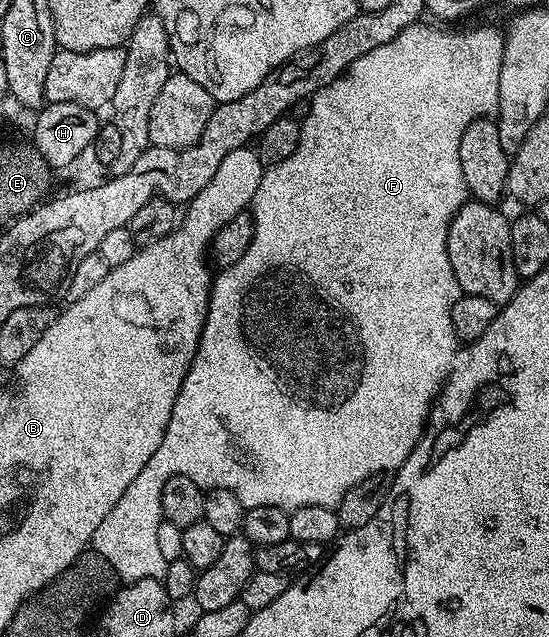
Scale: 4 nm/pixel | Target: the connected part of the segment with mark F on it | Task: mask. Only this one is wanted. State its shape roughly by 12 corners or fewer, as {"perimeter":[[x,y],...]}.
{"perimeter":[[418,24],[308,99],[163,444],[163,484],[336,507],[459,343],[459,140],[505,36]]}

